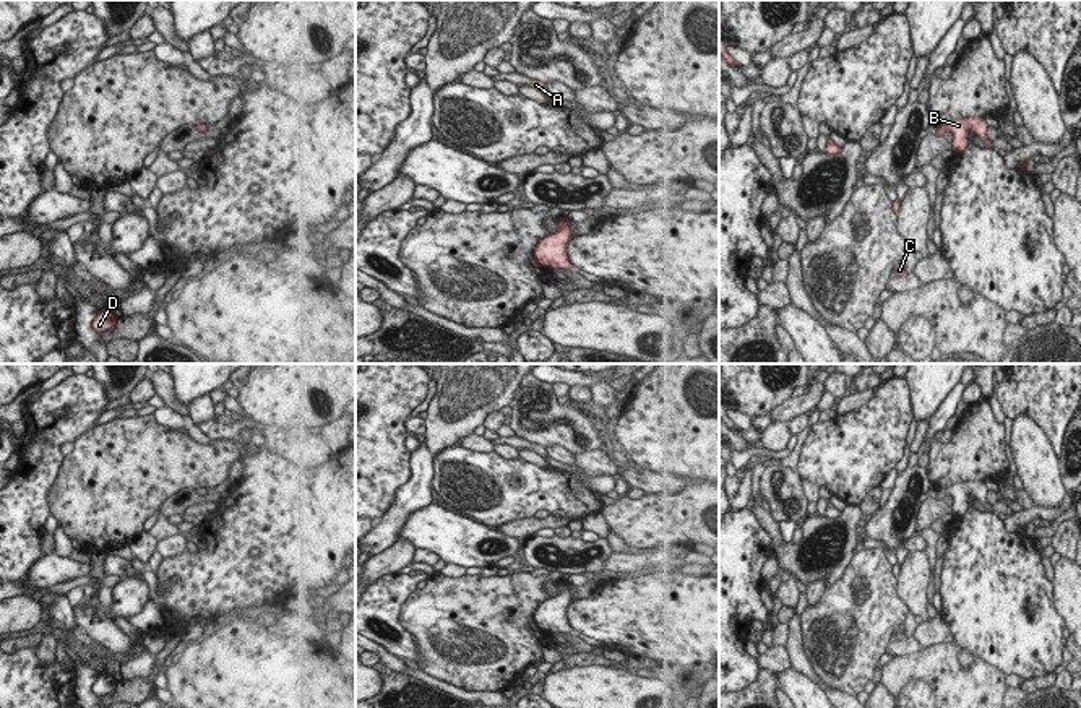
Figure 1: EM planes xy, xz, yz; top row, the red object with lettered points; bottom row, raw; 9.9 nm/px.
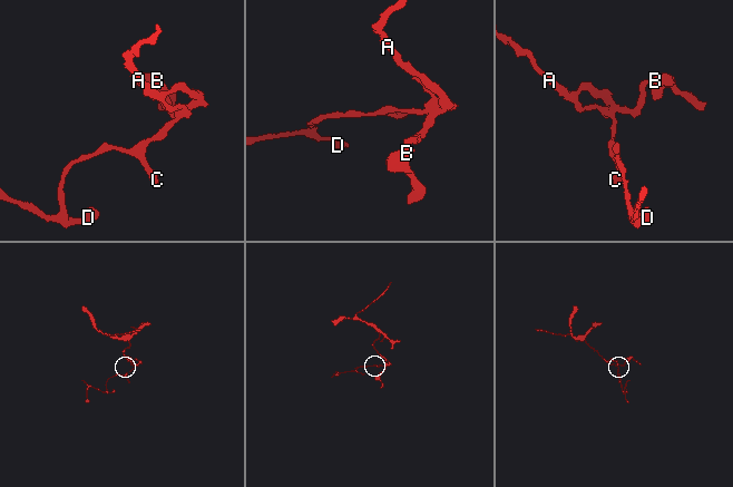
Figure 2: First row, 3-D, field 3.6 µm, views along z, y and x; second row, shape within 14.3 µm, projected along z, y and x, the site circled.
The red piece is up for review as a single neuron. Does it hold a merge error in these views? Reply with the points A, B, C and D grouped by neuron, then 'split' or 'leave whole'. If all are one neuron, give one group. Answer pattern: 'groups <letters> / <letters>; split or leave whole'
groups A B C D; leave whole

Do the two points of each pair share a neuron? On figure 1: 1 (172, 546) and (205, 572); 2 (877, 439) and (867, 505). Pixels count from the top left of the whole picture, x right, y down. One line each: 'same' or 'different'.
1: different
2: different

